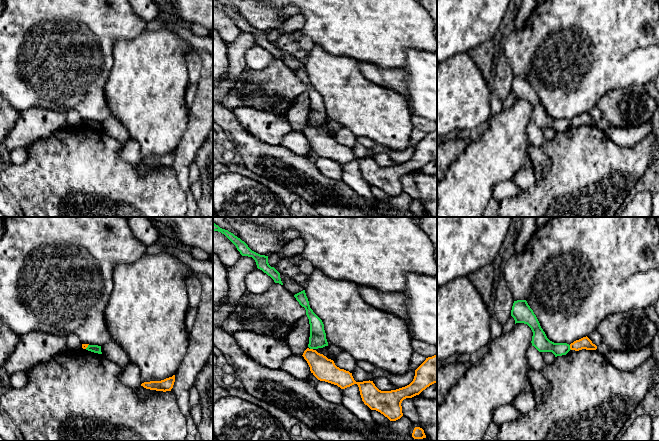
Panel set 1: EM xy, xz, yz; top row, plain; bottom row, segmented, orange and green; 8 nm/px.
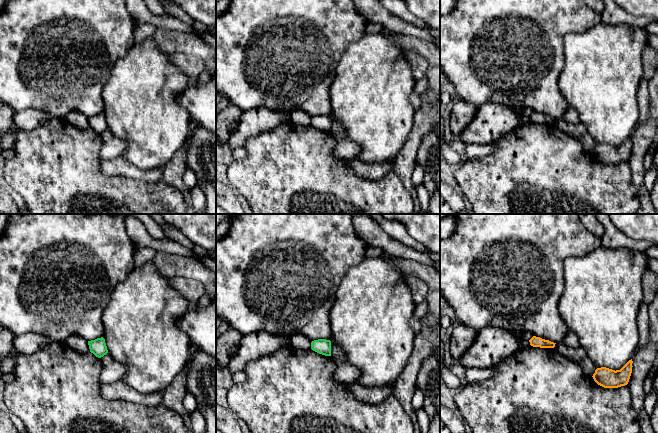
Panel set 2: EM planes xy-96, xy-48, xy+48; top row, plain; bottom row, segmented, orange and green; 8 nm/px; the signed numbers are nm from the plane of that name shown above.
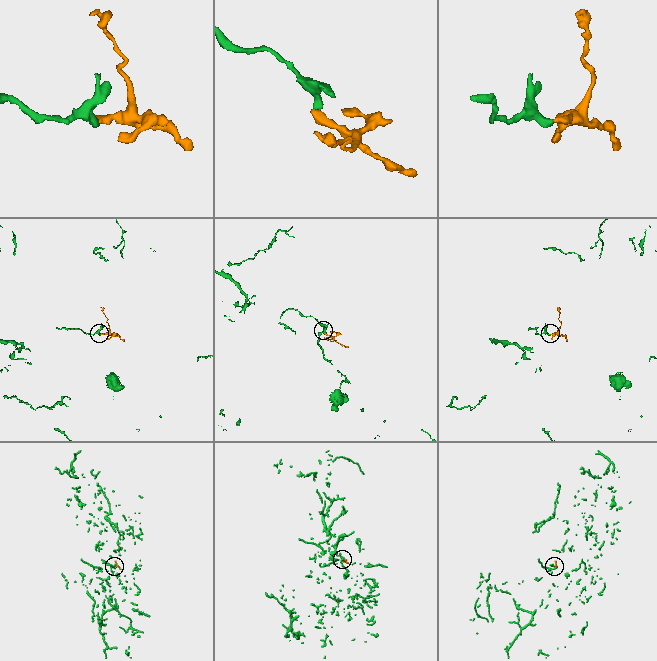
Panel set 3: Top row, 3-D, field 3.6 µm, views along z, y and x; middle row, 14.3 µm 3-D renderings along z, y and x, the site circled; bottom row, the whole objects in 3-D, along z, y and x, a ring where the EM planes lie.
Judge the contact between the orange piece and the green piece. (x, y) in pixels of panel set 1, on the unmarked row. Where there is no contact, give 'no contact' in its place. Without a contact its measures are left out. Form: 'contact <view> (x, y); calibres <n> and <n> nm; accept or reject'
contact yz (570, 123); calibres 100 and 130 nm; reject

